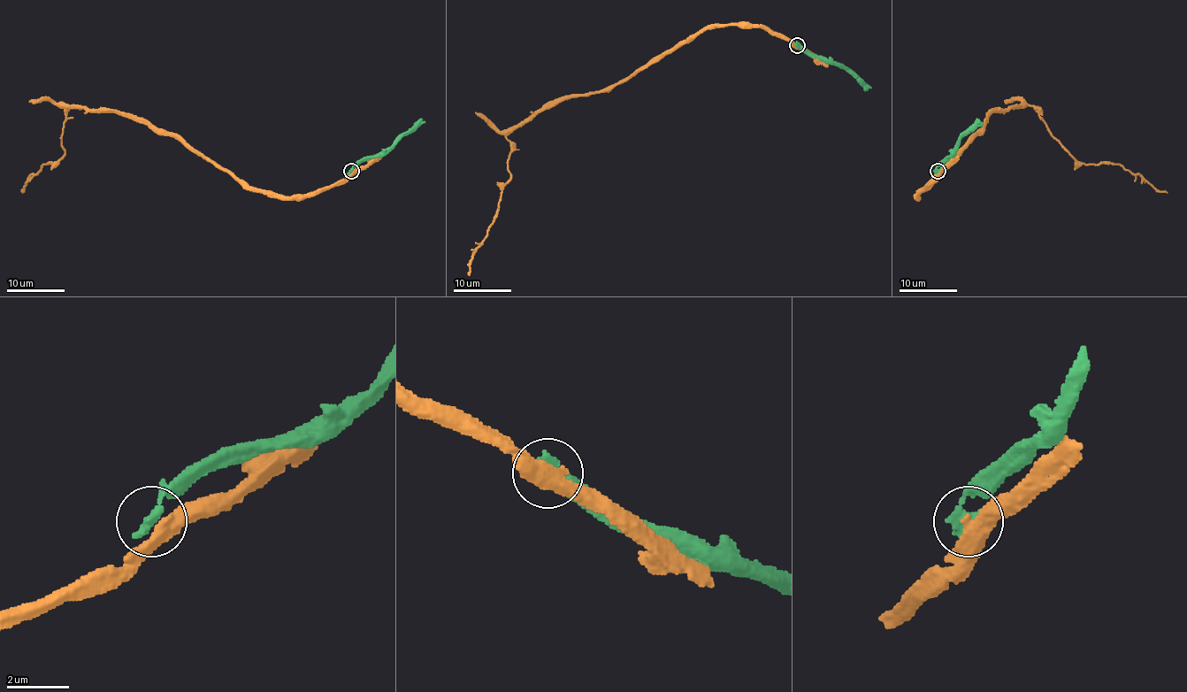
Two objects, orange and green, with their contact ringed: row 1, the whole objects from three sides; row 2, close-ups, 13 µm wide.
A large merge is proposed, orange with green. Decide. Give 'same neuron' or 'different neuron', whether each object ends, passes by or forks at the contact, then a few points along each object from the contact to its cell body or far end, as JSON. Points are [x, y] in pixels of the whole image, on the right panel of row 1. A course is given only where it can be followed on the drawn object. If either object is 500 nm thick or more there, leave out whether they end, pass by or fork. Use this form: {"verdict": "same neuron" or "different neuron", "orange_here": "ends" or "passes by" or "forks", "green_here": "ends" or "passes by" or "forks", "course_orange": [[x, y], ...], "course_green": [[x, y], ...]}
{"verdict": "different neuron", "orange_here": "passes by", "green_here": "ends", "course_orange": [[937, 171], [916, 196], [979, 132], [992, 111], [1030, 105], [1079, 163], [1119, 164], [1158, 190], [1167, 191]], "course_green": [[937, 171], [952, 155], [954, 145], [979, 122]]}

